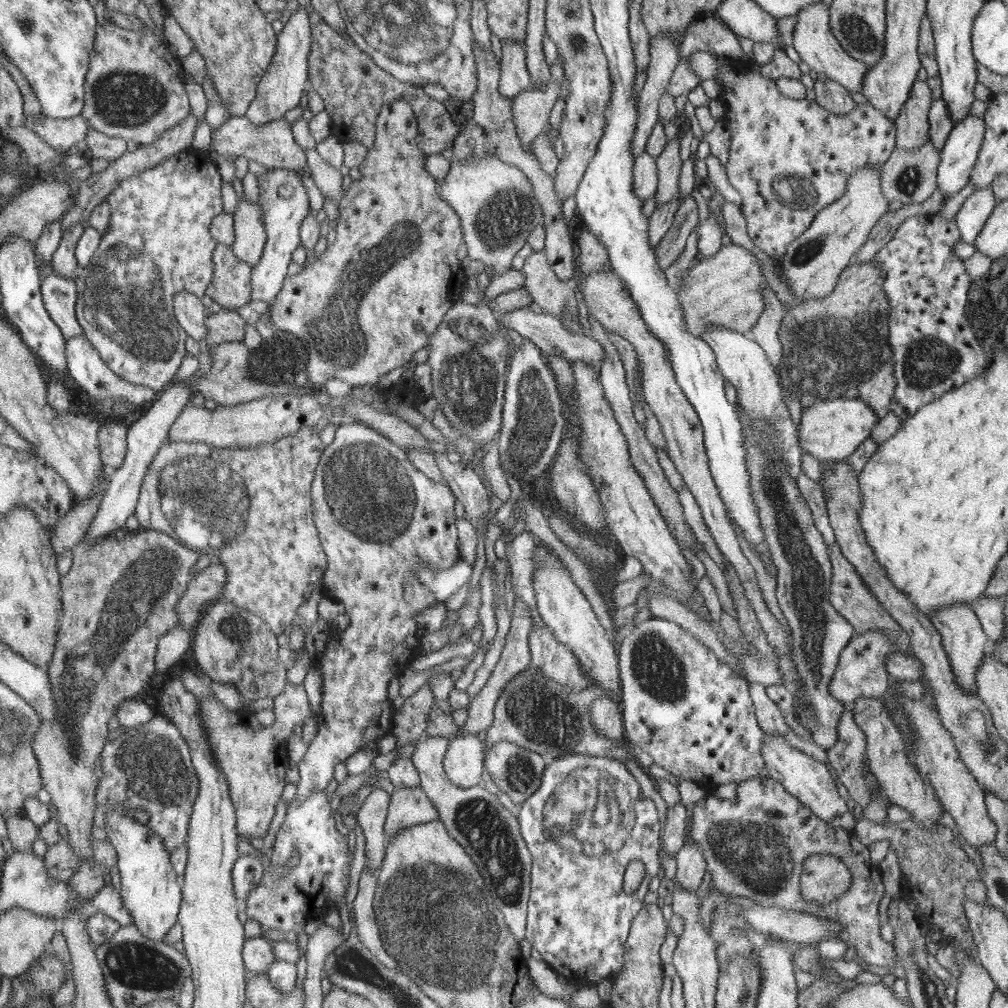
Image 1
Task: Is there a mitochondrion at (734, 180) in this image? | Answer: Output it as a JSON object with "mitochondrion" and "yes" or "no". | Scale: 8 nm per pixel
{"mitochondrion":"no"}

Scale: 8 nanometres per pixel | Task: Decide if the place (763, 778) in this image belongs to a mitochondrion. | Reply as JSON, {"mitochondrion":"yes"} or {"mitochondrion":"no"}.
{"mitochondrion":"no"}

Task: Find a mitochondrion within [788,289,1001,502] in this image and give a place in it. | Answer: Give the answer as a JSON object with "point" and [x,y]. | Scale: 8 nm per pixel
{"point":[927,366]}

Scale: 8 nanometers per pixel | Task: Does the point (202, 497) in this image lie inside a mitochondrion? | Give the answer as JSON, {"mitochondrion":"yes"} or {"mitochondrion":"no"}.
{"mitochondrion":"yes"}

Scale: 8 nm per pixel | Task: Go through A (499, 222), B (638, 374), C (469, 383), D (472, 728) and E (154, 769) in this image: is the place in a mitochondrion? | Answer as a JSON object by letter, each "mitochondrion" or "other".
{"A":"mitochondrion","B":"other","C":"mitochondrion","D":"other","E":"mitochondrion"}

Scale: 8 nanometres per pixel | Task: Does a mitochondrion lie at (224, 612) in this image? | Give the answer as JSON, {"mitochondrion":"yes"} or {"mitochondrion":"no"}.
{"mitochondrion":"yes"}

